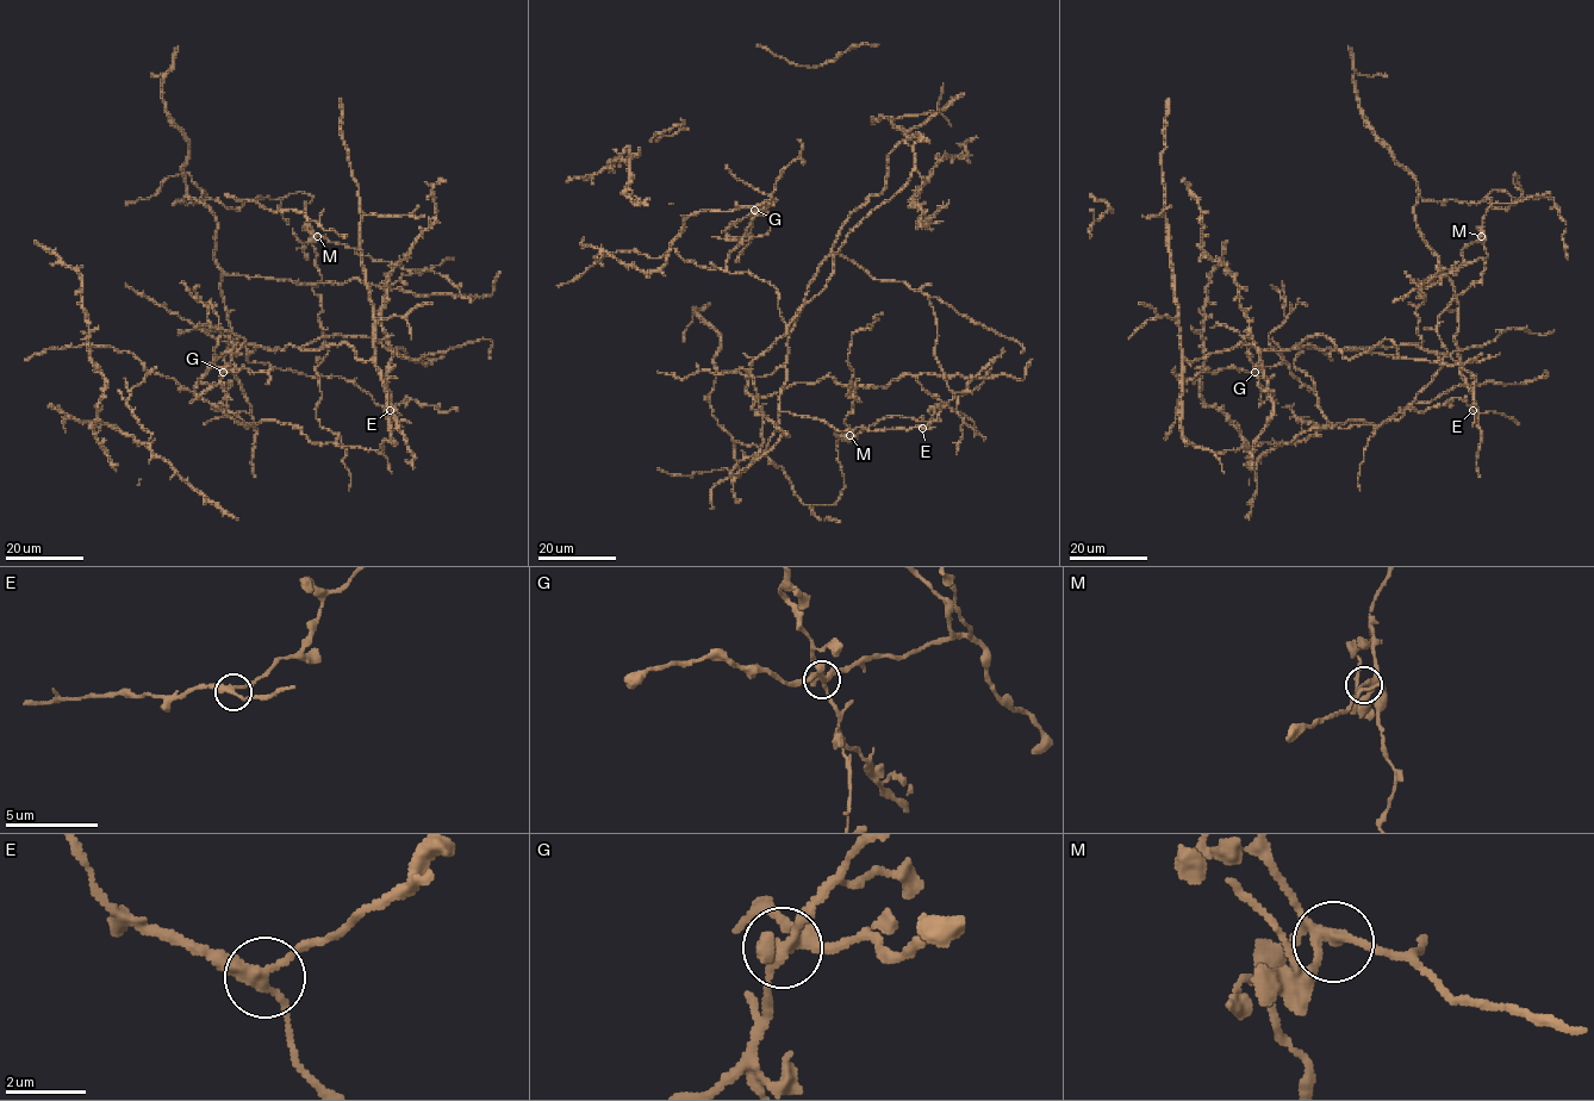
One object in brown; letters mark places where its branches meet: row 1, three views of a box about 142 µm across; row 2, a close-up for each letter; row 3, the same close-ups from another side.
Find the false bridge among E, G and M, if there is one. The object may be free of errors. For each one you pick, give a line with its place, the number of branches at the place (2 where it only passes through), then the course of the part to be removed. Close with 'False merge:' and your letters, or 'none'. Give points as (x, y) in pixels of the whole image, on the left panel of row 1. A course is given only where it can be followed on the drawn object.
G: Place: (223, 372). Branches: 4. Course of the part to remove: (223, 372), (244, 338), (206, 325), (194, 328)
False merge: G

